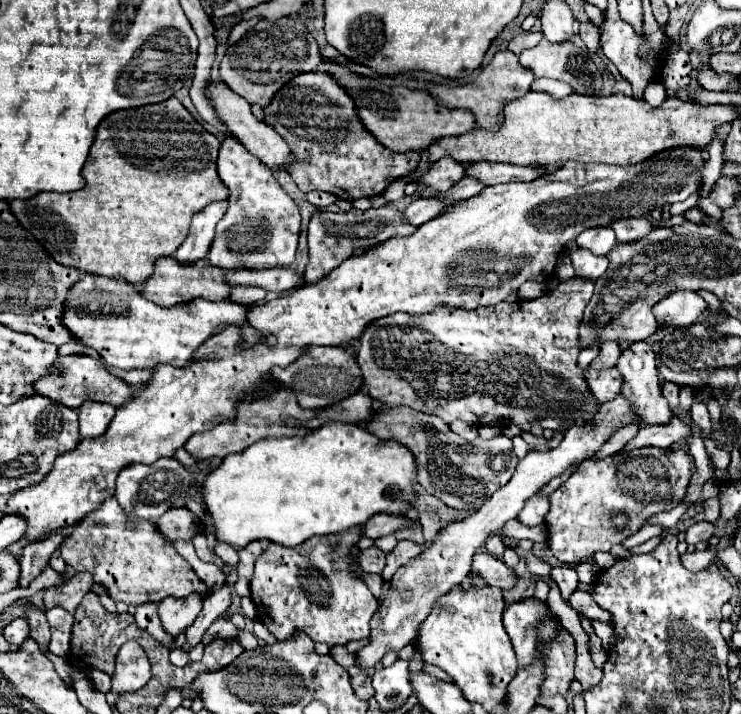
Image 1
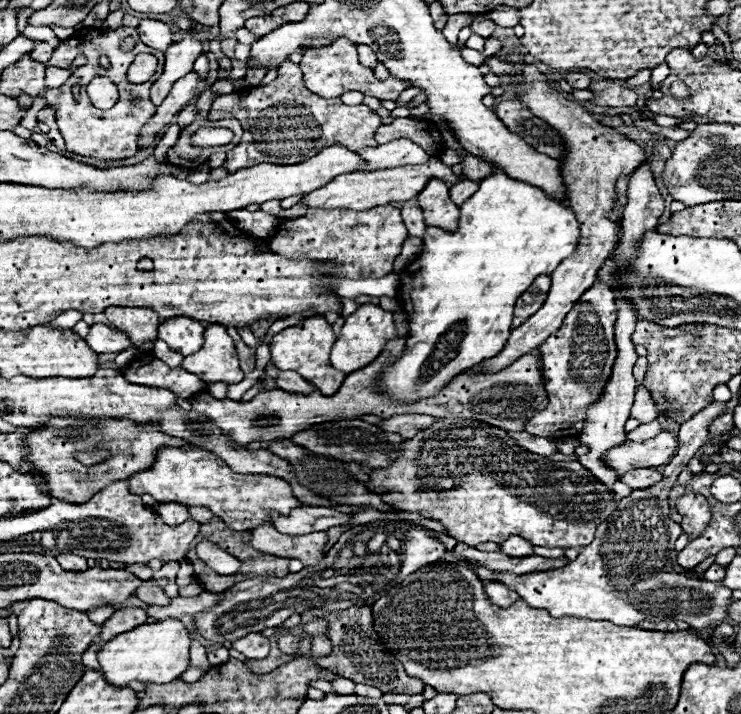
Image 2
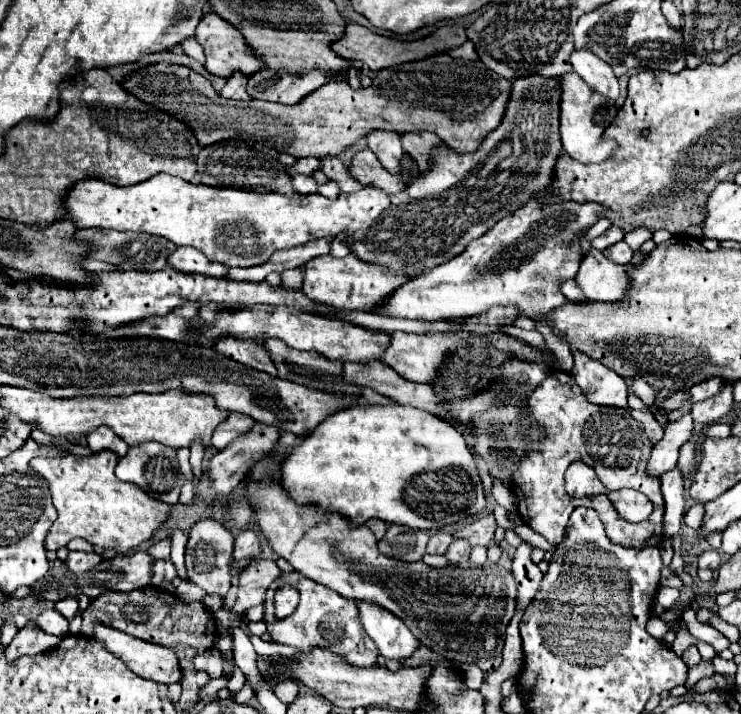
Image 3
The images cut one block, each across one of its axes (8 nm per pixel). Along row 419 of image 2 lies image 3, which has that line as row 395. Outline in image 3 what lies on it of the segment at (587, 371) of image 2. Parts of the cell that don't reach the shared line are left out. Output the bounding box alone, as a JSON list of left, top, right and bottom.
[514,370,664,546]

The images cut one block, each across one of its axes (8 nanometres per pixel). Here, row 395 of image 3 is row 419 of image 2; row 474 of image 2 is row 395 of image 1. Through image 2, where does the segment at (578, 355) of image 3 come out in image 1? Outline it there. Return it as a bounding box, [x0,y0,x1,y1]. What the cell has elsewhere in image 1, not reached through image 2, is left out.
[586,368,622,402]

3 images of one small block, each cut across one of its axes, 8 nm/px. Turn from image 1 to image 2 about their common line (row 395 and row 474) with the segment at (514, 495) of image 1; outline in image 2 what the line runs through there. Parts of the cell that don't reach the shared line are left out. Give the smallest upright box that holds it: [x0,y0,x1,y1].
[604,432,678,476]

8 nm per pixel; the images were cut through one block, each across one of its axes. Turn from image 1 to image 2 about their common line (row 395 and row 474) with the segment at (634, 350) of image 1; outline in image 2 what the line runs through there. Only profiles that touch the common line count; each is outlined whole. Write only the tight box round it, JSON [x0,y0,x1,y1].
[620,468,662,490]

